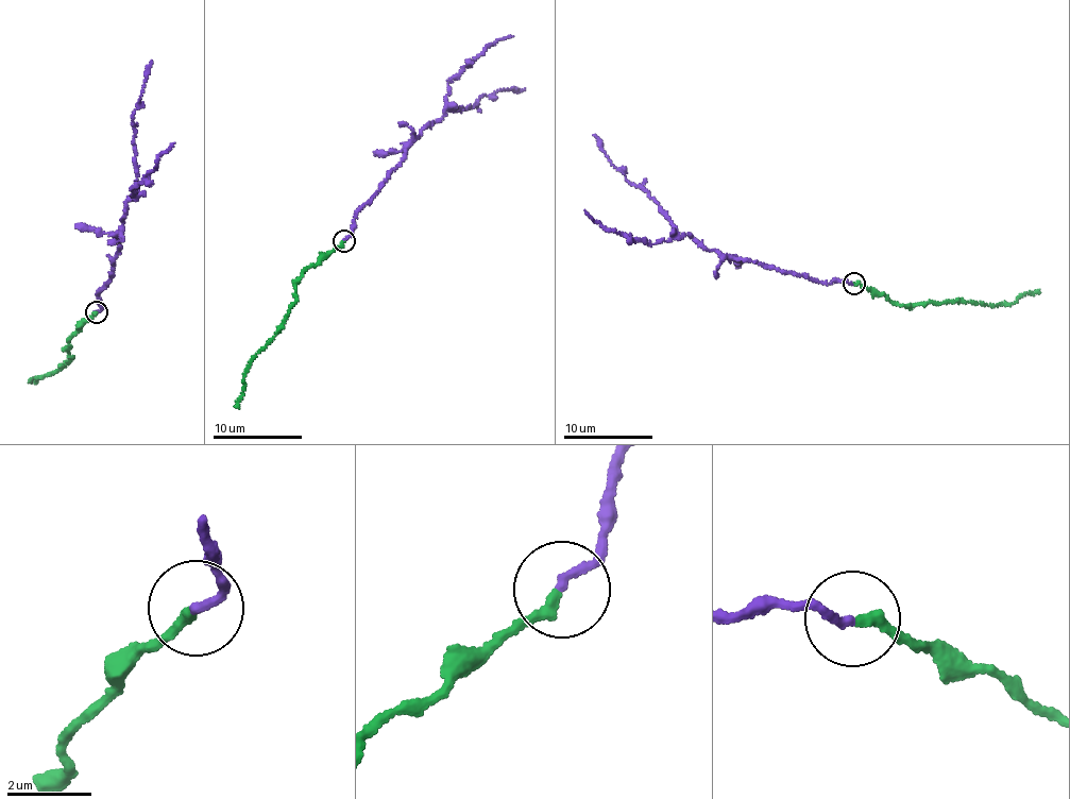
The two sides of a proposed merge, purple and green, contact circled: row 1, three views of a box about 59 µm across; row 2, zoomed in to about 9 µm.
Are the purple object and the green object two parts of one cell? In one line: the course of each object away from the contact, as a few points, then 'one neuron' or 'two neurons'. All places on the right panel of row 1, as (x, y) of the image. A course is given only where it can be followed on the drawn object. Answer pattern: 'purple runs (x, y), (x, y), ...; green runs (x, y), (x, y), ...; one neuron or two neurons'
purple runs (853, 283), (822, 284), (741, 257), (730, 259), (679, 233), (659, 203), (611, 163), (601, 142), (593, 135); green runs (853, 283), (900, 304), (992, 306), (1012, 303), (1039, 289); two neurons

